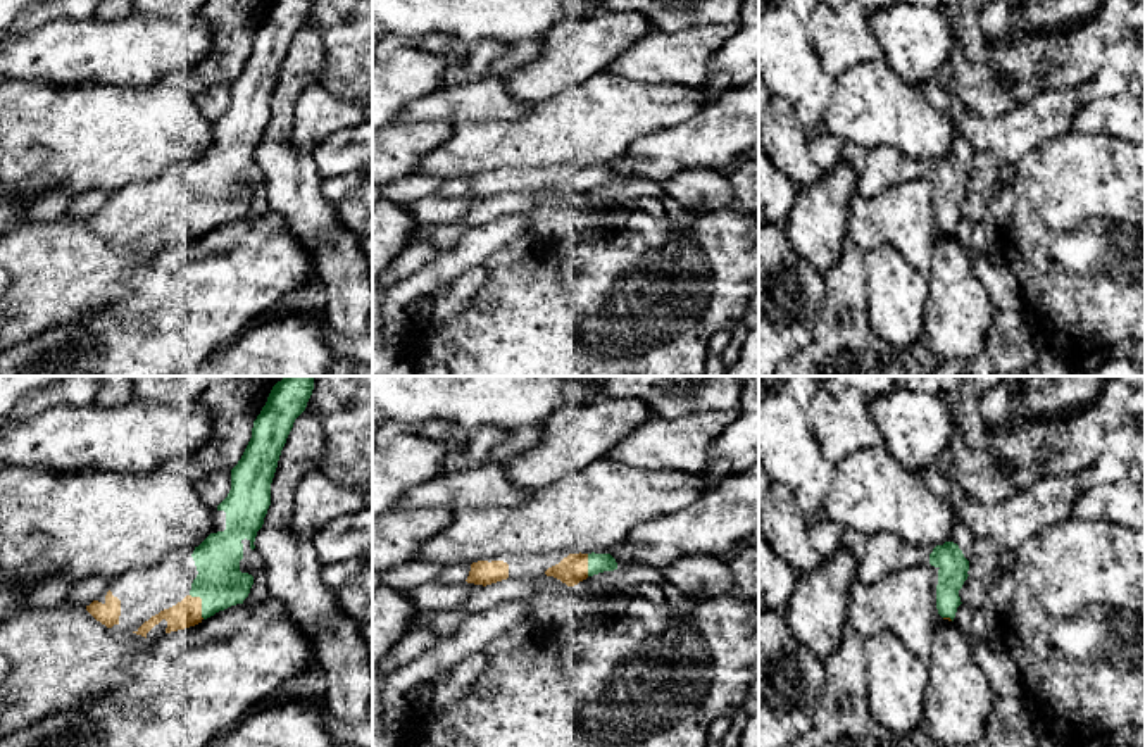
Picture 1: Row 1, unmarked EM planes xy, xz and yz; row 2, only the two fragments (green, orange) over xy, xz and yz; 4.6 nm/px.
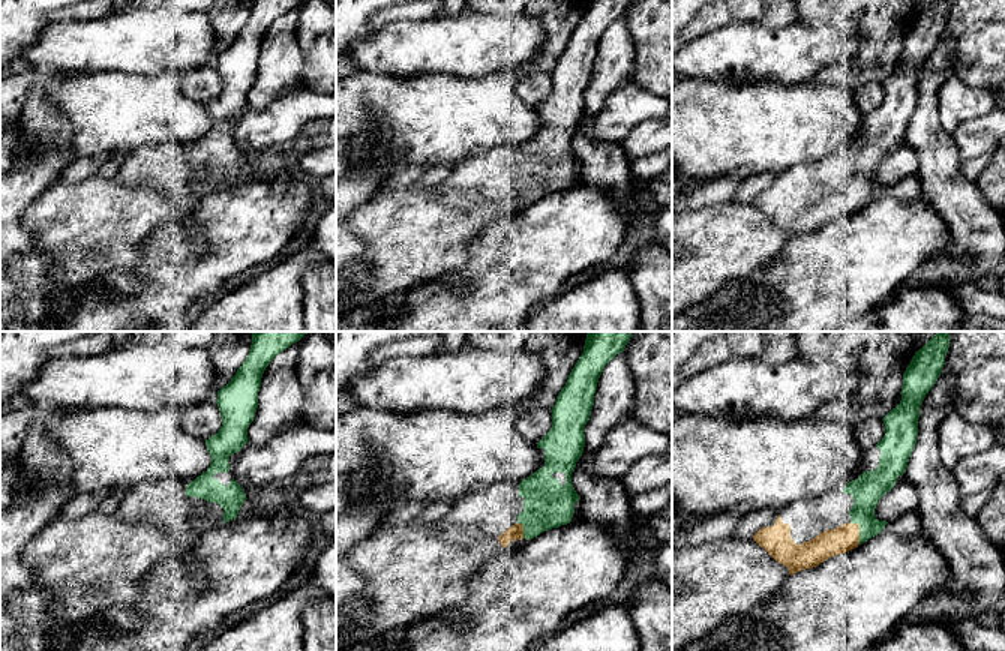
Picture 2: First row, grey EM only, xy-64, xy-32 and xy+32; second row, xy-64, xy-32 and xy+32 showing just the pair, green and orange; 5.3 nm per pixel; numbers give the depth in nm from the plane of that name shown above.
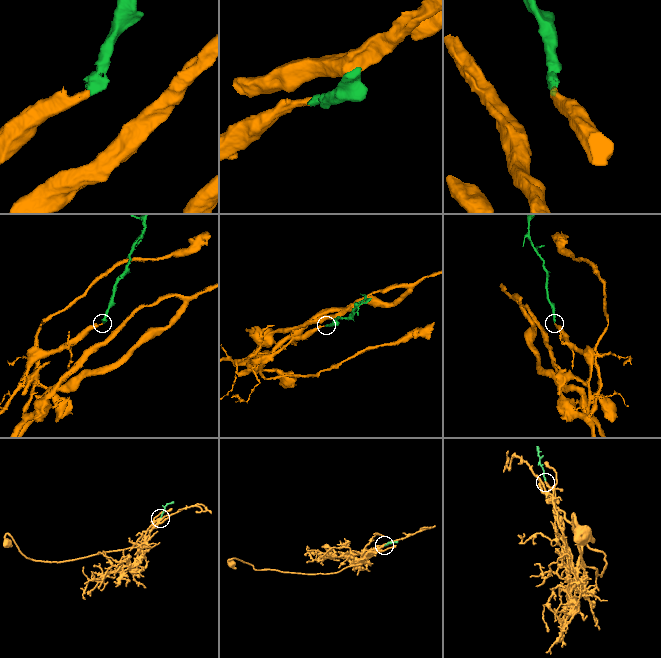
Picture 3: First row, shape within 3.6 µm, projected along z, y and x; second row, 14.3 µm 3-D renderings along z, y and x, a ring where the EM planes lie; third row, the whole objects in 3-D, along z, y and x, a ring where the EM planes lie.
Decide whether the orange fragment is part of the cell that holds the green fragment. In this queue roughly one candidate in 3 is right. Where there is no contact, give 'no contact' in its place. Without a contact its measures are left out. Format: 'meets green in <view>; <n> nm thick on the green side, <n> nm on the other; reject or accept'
meets green in xy; 220 nm thick on the green side, 130 nm on the other; accept

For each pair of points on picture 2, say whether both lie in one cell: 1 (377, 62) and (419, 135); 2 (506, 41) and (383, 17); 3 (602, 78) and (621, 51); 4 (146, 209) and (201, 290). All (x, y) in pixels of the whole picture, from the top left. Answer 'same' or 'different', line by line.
1: different
2: different
3: same
4: different

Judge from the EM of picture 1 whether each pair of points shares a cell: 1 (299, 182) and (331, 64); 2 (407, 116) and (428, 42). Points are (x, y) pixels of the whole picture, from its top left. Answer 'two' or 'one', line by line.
1: two
2: two

